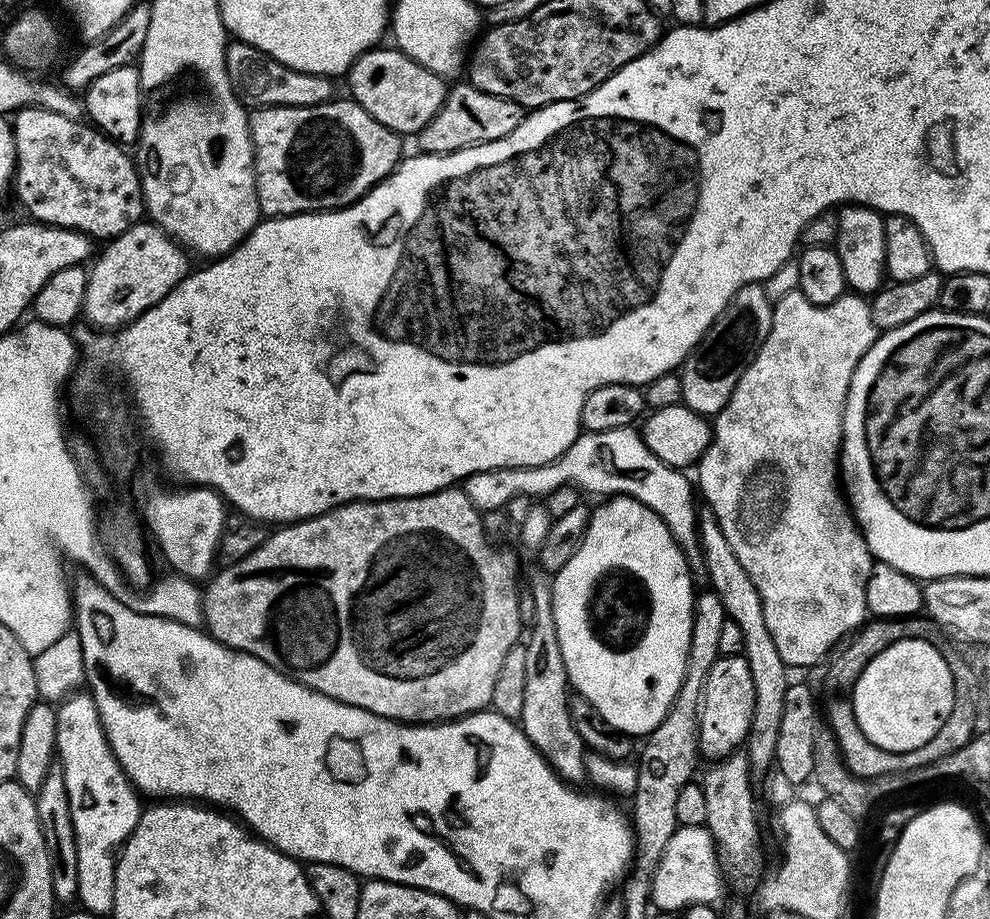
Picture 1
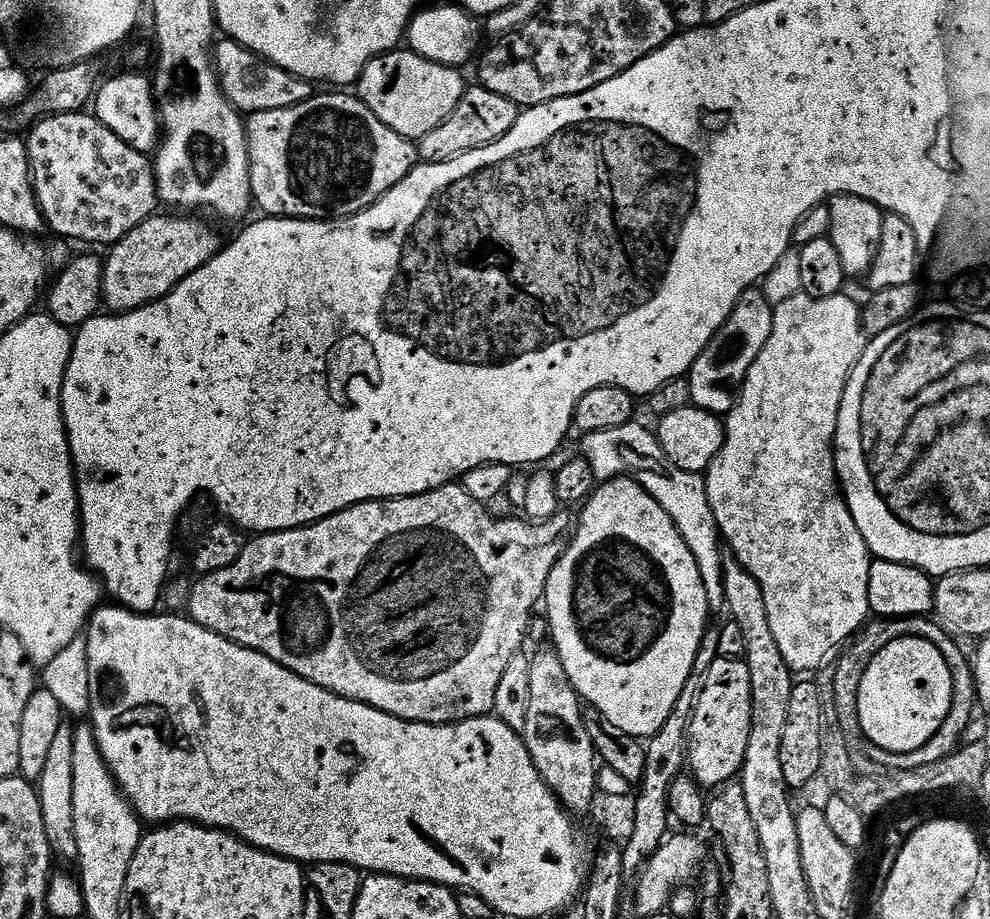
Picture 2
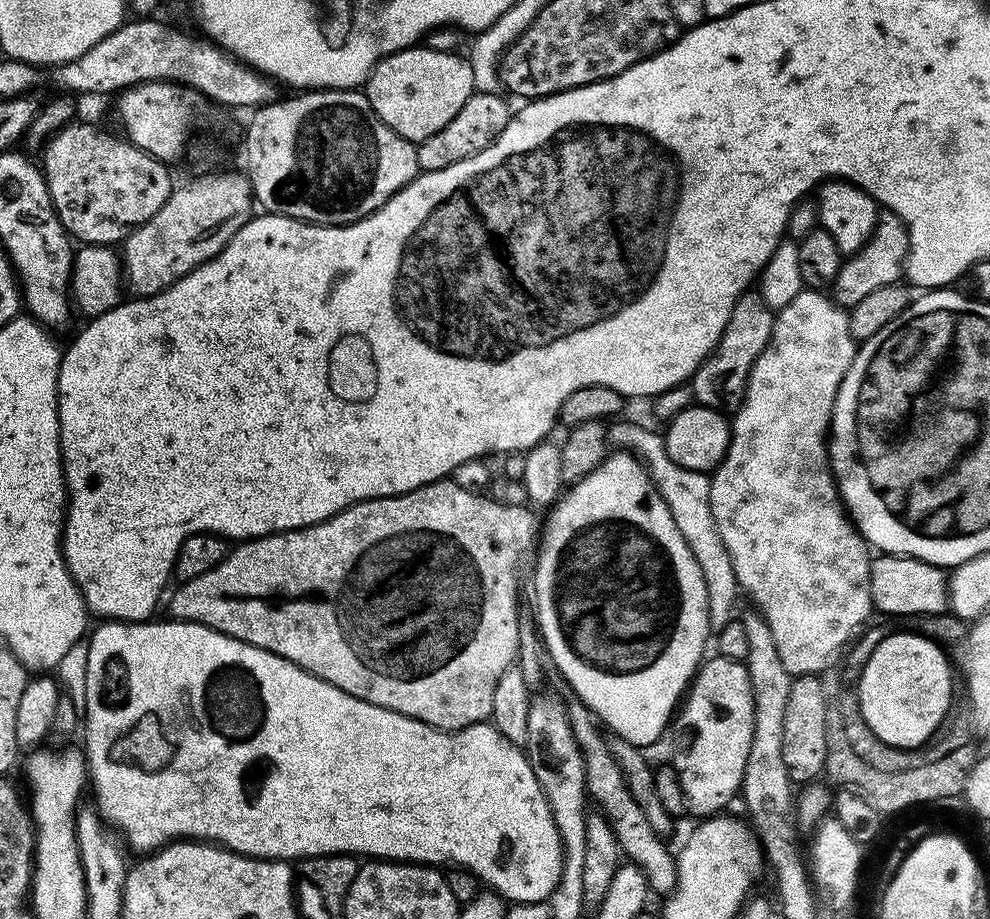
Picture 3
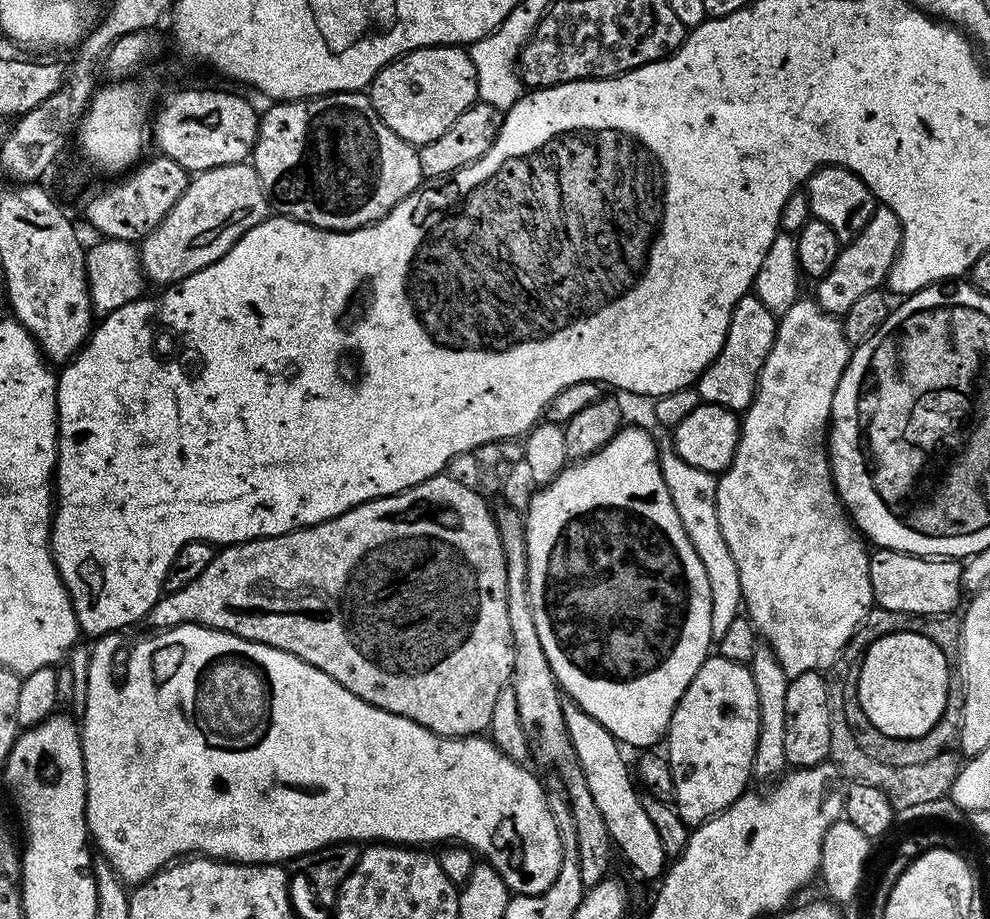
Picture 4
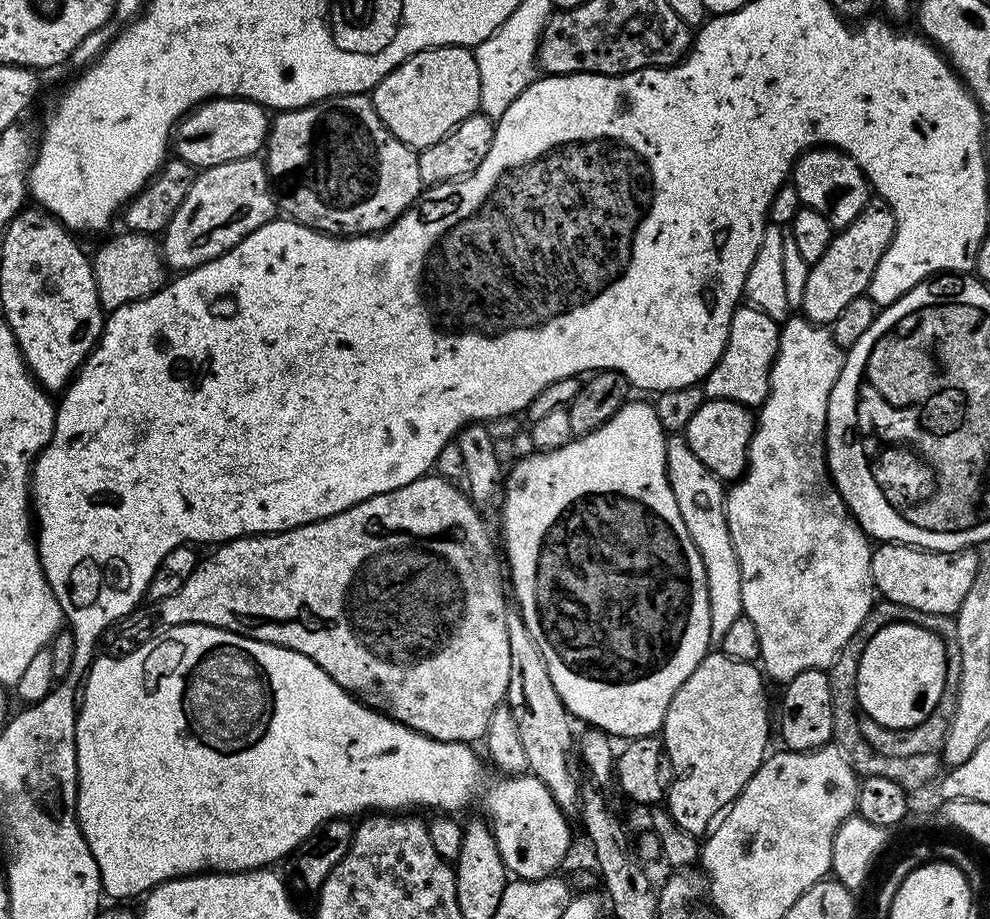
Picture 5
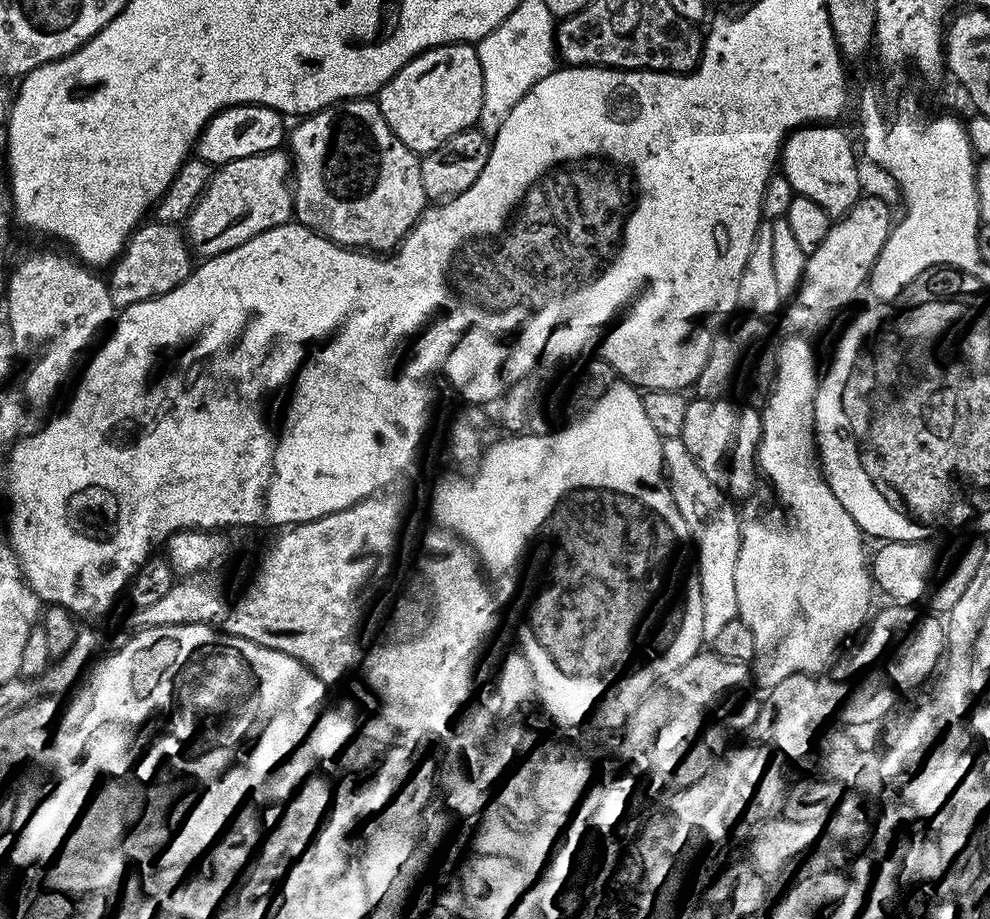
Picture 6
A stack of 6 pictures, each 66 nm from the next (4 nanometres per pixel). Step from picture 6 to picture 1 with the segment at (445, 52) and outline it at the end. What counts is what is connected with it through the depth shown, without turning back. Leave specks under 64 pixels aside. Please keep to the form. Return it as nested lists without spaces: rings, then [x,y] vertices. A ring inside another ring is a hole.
[[[377,46],[362,53],[348,69],[346,81],[348,80],[348,88],[352,91],[349,92],[351,99],[360,104],[362,110],[369,112],[375,120],[382,122],[382,126],[386,126],[392,132],[397,134],[418,133],[422,130],[422,126],[426,126],[426,122],[430,122],[430,118],[434,118],[434,114],[438,114],[442,102],[448,97],[449,85],[446,83],[445,77],[426,70],[426,66],[414,62],[399,48],[395,46],[384,47]]]

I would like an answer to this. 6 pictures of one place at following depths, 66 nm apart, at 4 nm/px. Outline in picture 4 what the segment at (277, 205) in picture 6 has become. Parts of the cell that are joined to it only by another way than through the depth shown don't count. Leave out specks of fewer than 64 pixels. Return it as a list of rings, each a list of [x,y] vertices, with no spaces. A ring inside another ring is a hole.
[[[251,163],[218,166],[214,170],[197,172],[189,179],[182,198],[174,202],[170,214],[166,214],[166,218],[158,222],[158,226],[150,235],[139,241],[140,266],[151,283],[153,280],[154,283],[160,284],[159,286],[175,286],[190,274],[223,258],[236,245],[238,238],[242,238],[242,234],[269,219],[269,216],[268,196],[262,190],[262,182]]]

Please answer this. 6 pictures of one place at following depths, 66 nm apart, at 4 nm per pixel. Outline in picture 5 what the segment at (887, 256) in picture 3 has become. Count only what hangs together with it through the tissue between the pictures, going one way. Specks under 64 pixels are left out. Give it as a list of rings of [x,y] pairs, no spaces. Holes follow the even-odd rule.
[[[883,202],[869,203],[863,214],[855,222],[850,226],[839,229],[833,235],[826,254],[822,254],[822,258],[818,258],[818,262],[809,267],[802,307],[803,315],[814,324],[828,326],[838,318],[842,310],[846,309],[846,306],[850,305],[852,299],[858,299],[859,296],[865,295],[868,291],[868,283],[878,266],[878,262],[891,249],[895,233],[896,219],[892,211],[888,209],[888,205]]]

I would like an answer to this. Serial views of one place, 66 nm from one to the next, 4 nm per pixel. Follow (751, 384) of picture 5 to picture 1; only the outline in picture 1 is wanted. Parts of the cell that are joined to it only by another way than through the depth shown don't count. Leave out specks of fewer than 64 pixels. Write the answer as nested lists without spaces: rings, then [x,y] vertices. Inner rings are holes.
[[[763,283],[747,284],[734,294],[722,314],[718,314],[718,318],[708,327],[692,355],[684,359],[682,402],[687,408],[705,418],[715,417],[724,409],[730,394],[734,394],[736,383],[770,334],[773,307]]]

